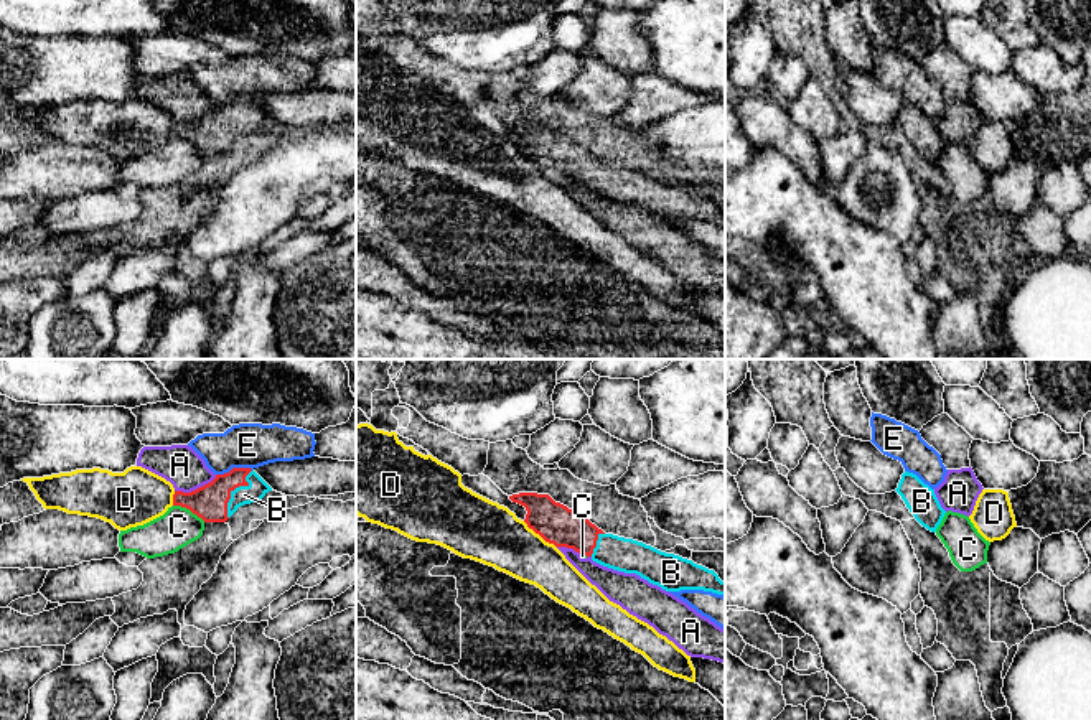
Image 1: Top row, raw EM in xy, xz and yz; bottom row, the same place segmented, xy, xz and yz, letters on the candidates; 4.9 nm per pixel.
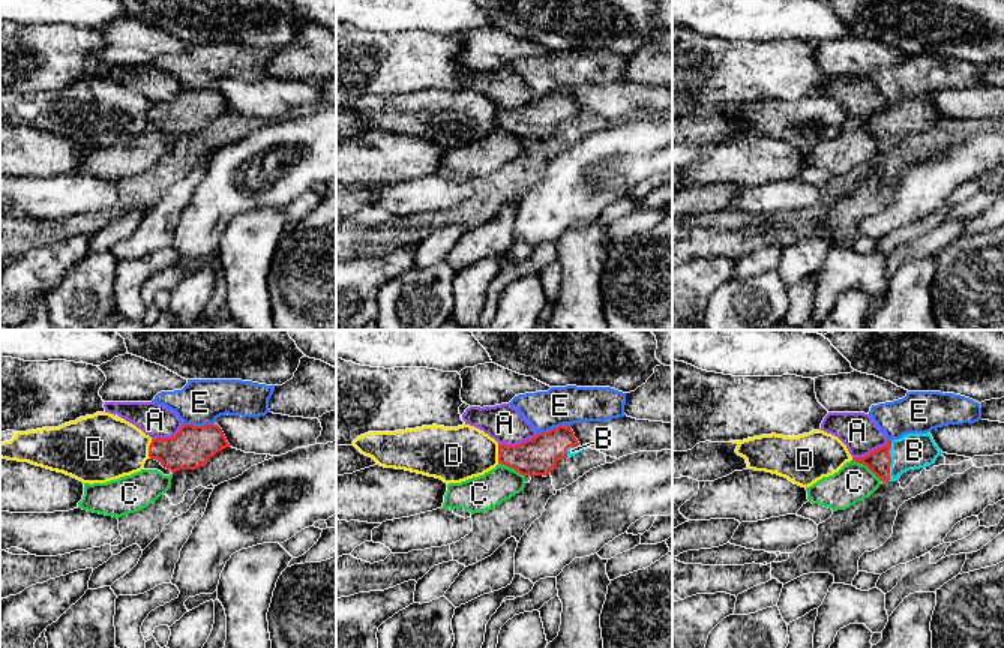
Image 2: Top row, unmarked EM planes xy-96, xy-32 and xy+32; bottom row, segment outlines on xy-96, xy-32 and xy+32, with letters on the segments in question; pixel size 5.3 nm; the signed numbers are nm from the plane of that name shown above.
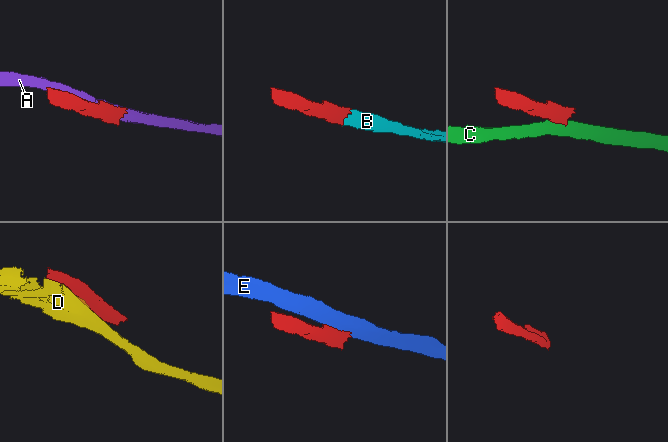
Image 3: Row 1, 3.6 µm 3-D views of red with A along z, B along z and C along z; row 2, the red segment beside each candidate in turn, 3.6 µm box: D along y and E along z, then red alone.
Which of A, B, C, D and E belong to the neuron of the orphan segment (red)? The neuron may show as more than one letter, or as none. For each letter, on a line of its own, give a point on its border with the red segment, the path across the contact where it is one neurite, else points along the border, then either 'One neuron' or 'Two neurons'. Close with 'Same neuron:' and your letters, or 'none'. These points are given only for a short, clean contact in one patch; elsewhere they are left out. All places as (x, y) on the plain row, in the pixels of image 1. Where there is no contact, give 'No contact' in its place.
A: Touches red at xy (195, 121). Two neurons
B: Touches red at xy (233, 121). Path across: xy (210, 134), (233, 121), (244, 126). One neuron
C: Touches red at xy (190, 140). Boundary: xy (173, 135), (188, 139), (205, 152). Two neurons
D: Touches red at xz (539, 165). Two neurons
E: Touches red at xy (233, 99). Two neurons
Same neuron: B

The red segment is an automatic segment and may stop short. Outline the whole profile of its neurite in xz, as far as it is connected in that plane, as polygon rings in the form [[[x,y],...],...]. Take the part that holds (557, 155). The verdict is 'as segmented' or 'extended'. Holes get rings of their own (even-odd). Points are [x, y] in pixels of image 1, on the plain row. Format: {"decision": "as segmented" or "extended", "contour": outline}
{"decision": "extended", "contour": [[[519,124],[509,130],[526,138],[527,158],[555,178],[574,180],[603,198],[636,204],[666,222],[704,221],[725,227],[725,213],[714,201],[633,170],[605,165],[549,125]]]}

